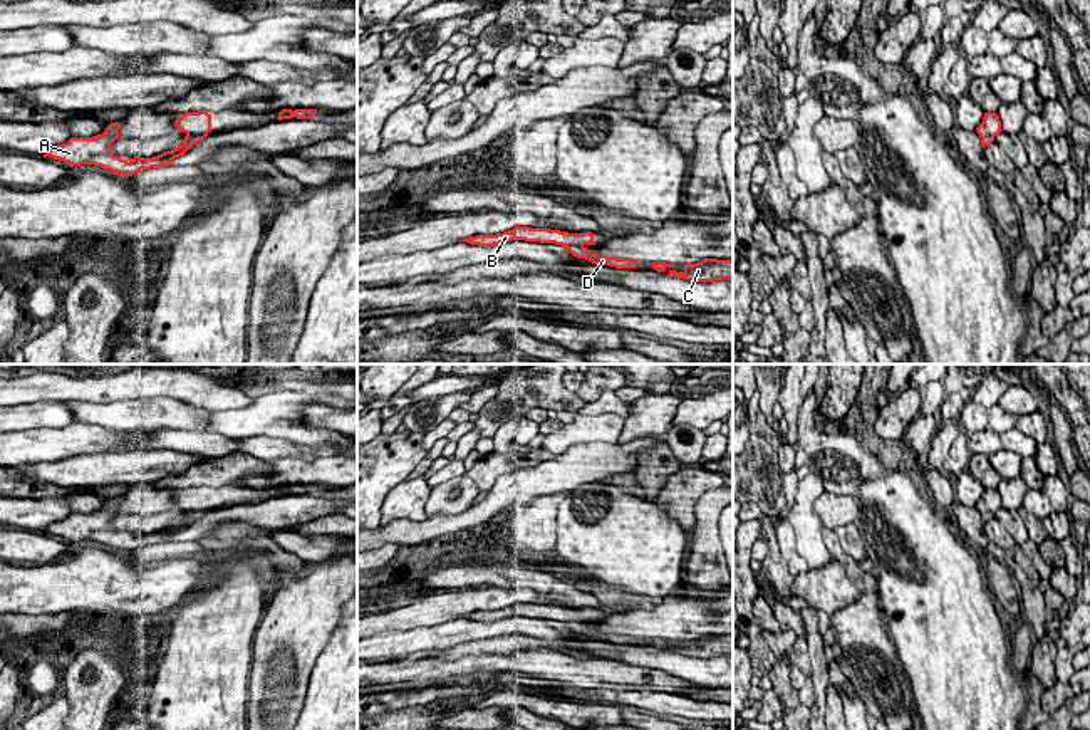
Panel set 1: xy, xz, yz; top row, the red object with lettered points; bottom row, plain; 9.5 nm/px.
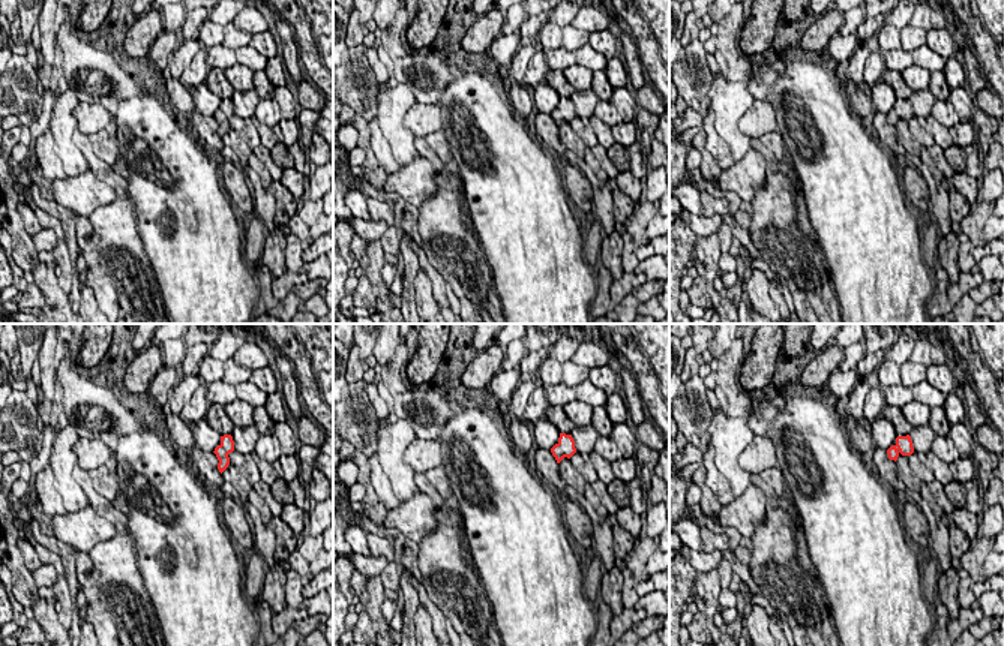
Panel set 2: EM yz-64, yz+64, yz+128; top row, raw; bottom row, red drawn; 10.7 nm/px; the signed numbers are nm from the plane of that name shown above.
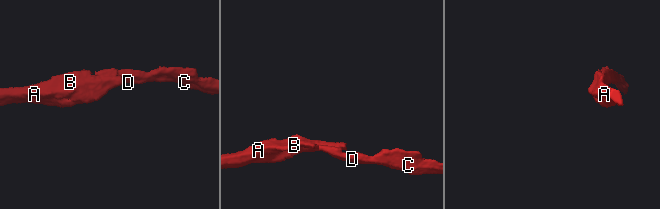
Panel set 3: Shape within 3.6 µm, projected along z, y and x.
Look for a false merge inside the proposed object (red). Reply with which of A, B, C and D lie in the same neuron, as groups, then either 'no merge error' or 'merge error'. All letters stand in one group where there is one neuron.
A B C D | no merge error

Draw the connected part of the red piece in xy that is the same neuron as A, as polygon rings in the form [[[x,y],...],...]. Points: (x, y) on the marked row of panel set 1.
[[[206,111],[186,112],[174,121],[174,126],[186,134],[181,146],[153,158],[134,156],[127,161],[109,151],[111,144],[121,138],[119,123],[111,123],[102,134],[92,138],[70,138],[67,143],[47,149],[44,158],[64,161],[70,168],[94,164],[117,176],[132,176],[141,169],[169,166],[174,158],[183,156],[195,144],[201,143],[211,133],[211,114]]]

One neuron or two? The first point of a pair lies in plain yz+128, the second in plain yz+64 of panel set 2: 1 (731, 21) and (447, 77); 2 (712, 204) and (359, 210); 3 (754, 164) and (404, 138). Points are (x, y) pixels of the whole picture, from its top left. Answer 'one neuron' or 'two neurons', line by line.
1: one neuron
2: two neurons
3: two neurons

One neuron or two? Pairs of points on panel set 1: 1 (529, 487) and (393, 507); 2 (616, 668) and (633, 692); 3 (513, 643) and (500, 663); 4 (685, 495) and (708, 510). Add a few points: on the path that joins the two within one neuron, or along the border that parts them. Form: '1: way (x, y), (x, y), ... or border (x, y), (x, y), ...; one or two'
1: border (428, 517), (421, 521), (393, 519), (388, 524); two
2: border (614, 683), (634, 683), (639, 687); two
3: border (544, 646), (519, 650), (508, 655), (465, 655); two
4: border (715, 487), (695, 505), (695, 524), (690, 529); two

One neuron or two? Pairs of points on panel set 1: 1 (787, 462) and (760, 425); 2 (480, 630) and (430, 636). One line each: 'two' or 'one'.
1: one
2: one

